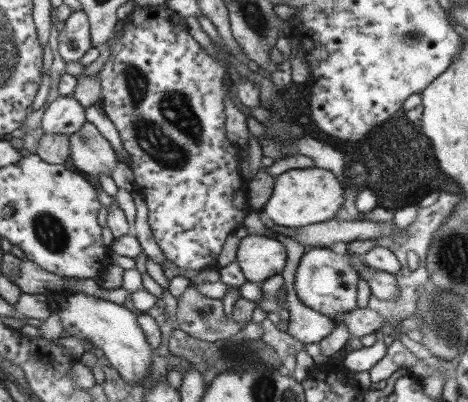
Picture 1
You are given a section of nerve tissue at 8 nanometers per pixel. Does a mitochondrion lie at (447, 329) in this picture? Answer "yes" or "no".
yes

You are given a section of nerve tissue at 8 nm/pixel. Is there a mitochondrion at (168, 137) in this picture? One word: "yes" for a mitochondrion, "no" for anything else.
yes

